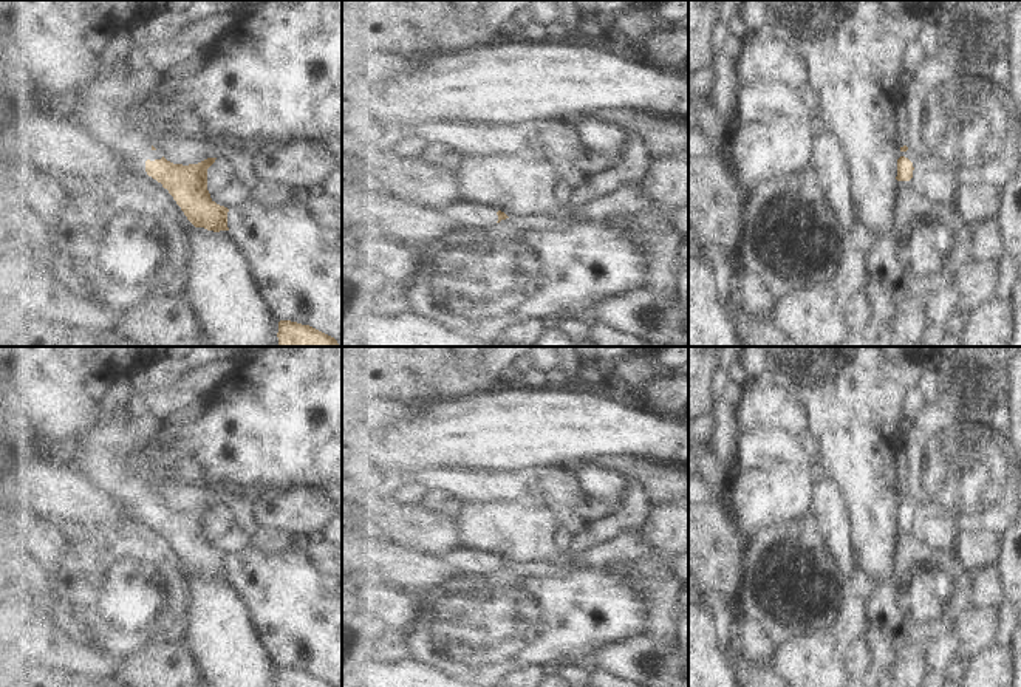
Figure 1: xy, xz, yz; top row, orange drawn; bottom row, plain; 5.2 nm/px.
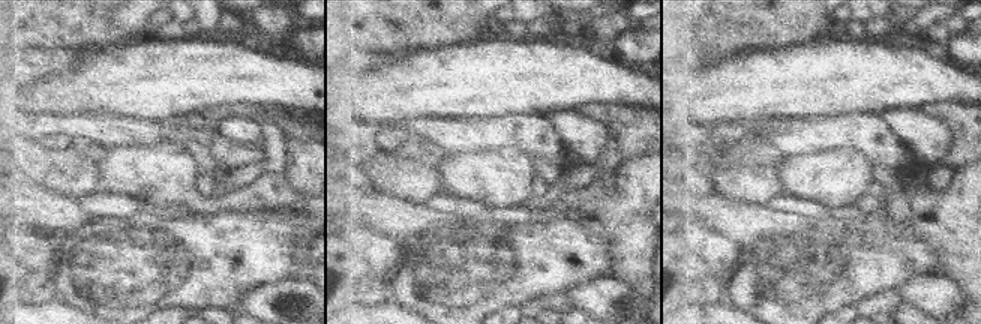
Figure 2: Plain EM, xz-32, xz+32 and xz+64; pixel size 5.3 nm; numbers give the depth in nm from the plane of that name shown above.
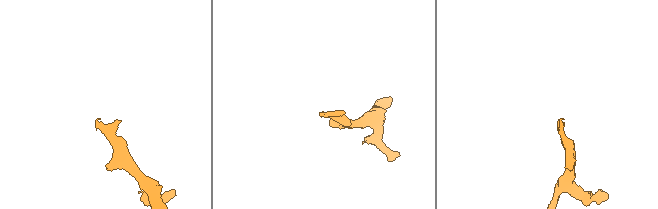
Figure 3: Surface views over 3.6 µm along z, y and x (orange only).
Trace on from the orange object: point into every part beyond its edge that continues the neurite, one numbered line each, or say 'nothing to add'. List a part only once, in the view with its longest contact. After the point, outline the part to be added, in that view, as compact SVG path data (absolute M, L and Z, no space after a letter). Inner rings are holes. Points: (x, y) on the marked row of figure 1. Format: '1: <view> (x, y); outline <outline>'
nothing to add

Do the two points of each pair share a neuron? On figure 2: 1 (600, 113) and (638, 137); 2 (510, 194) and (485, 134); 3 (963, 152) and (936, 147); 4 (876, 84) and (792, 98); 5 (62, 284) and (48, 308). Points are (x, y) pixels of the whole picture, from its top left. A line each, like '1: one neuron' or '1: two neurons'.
1: one neuron
2: two neurons
3: two neurons
4: one neuron
5: two neurons

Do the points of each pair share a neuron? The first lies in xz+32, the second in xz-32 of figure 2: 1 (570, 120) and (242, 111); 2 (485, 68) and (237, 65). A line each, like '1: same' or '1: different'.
1: different
2: same

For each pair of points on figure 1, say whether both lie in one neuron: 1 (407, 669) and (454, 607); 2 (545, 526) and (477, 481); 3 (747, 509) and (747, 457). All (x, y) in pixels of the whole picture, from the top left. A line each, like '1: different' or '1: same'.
1: different
2: different
3: different

